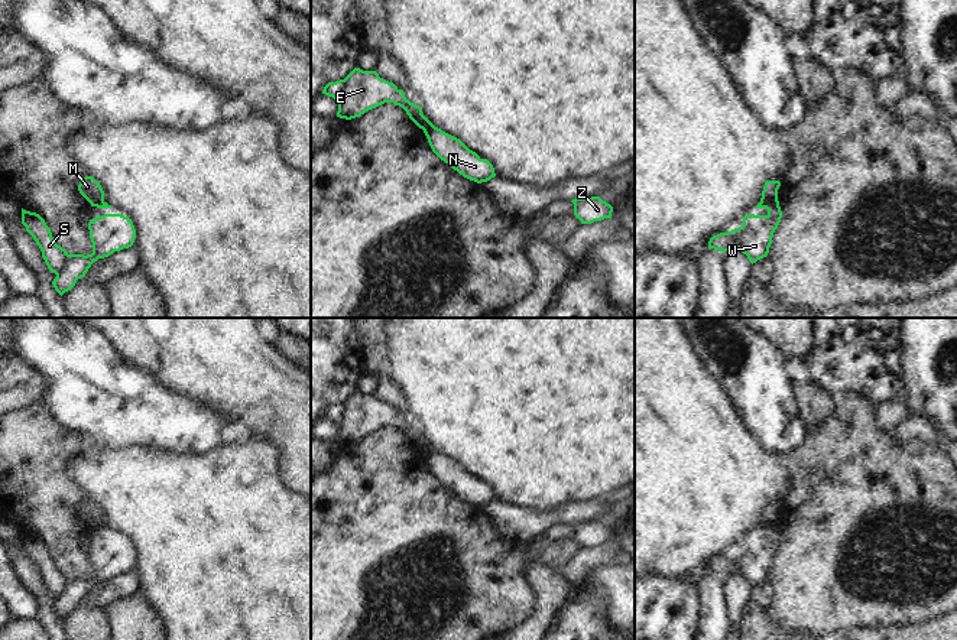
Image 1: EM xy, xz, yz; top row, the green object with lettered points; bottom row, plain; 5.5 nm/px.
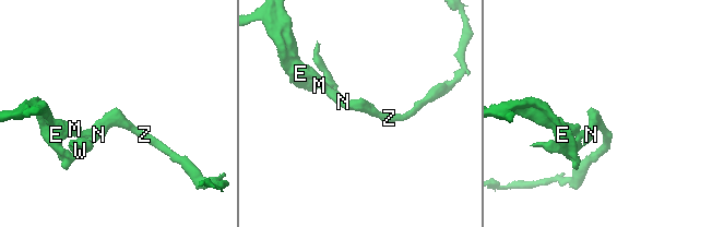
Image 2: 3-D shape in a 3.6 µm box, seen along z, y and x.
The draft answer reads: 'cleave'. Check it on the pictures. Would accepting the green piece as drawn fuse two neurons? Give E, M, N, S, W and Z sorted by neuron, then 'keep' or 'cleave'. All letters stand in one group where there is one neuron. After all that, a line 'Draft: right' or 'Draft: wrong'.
groups E M S / N W Z; cleave
Draft: right

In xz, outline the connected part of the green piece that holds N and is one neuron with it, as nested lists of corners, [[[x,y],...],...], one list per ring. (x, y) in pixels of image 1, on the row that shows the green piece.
[[[428,118],[422,129],[432,152],[464,178],[477,183],[496,176],[493,165],[470,150],[460,139],[435,127]]]

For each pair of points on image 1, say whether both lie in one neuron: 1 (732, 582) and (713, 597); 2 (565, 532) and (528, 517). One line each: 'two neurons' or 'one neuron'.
1: two neurons
2: two neurons

